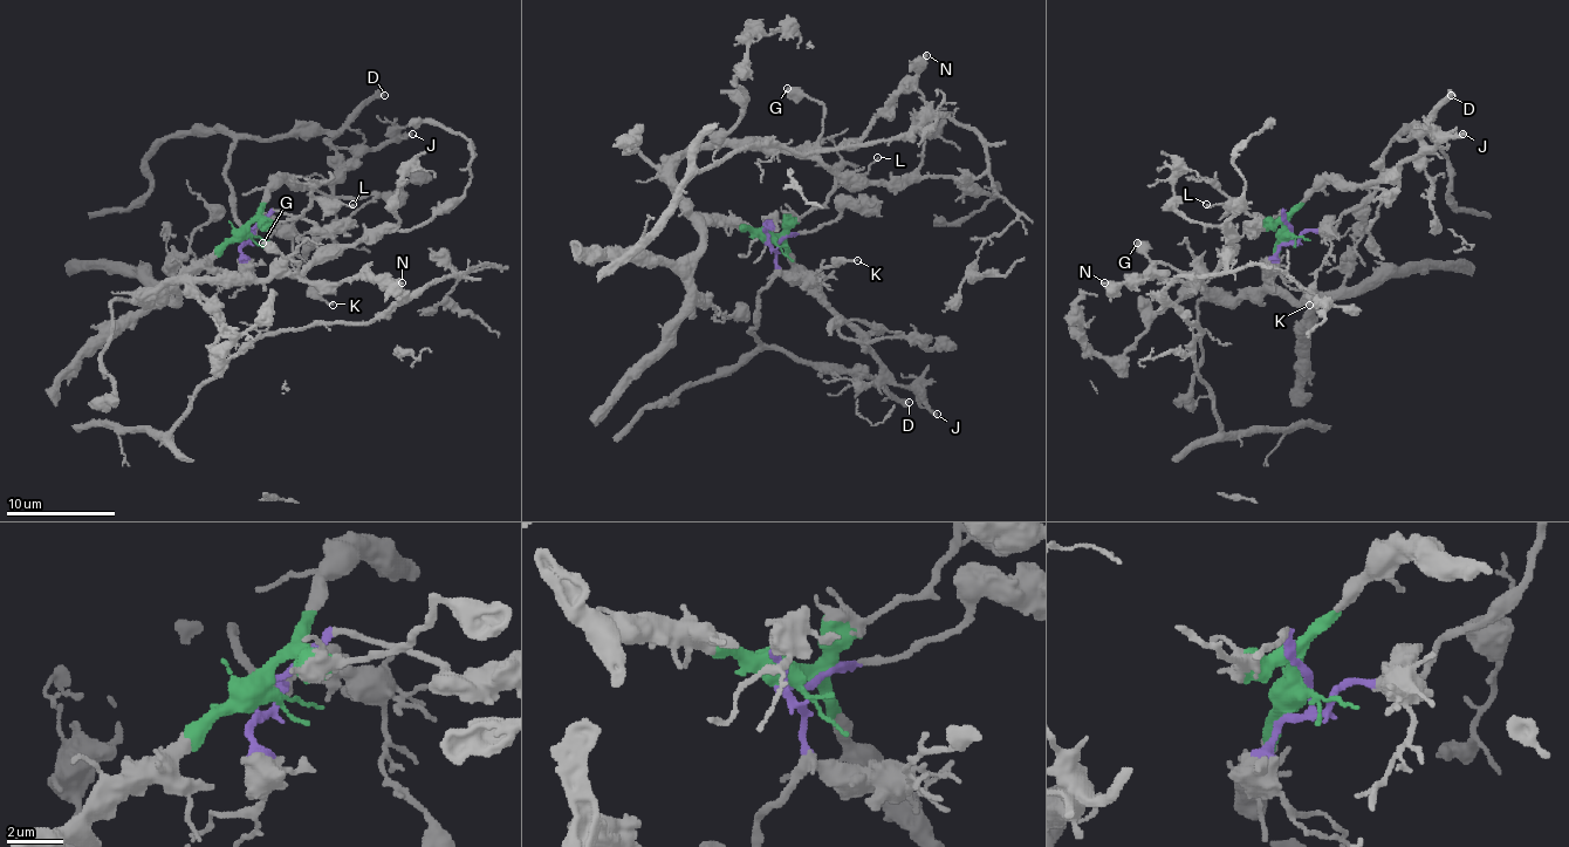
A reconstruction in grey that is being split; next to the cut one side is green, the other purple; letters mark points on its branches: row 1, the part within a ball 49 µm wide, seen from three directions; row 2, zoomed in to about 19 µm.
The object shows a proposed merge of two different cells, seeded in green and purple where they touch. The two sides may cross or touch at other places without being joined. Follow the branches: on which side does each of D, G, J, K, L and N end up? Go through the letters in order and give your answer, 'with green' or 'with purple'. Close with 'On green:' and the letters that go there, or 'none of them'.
D: with purple
G: with green
J: with green
K: with purple
L: with green
N: with green
On green: G, J, L, N

